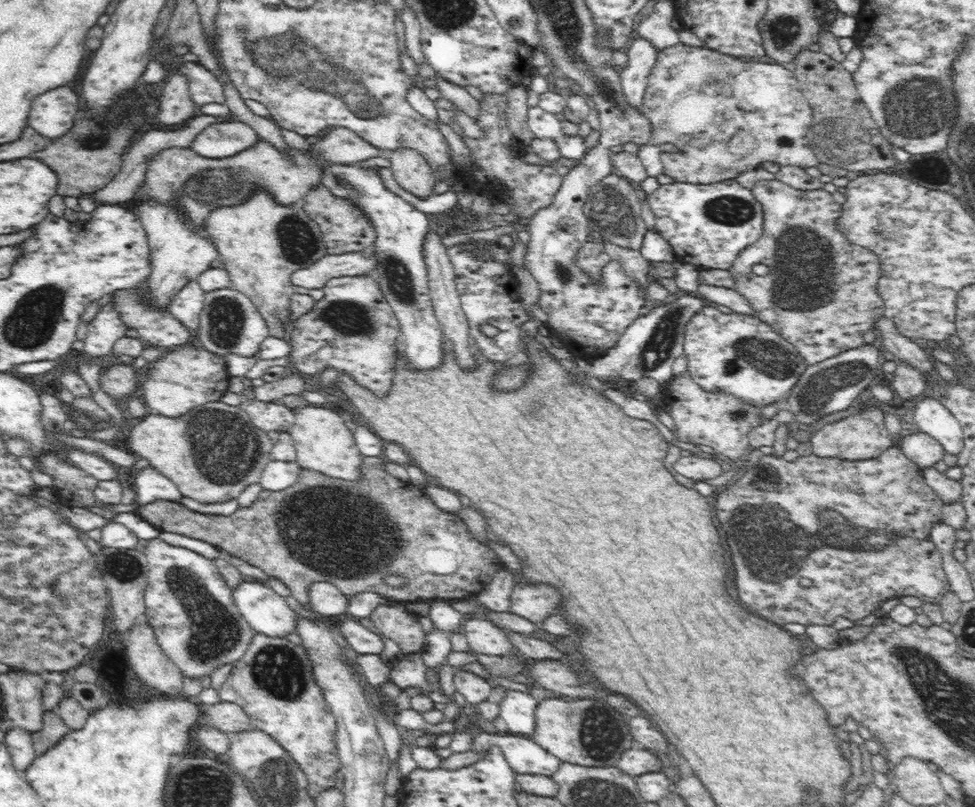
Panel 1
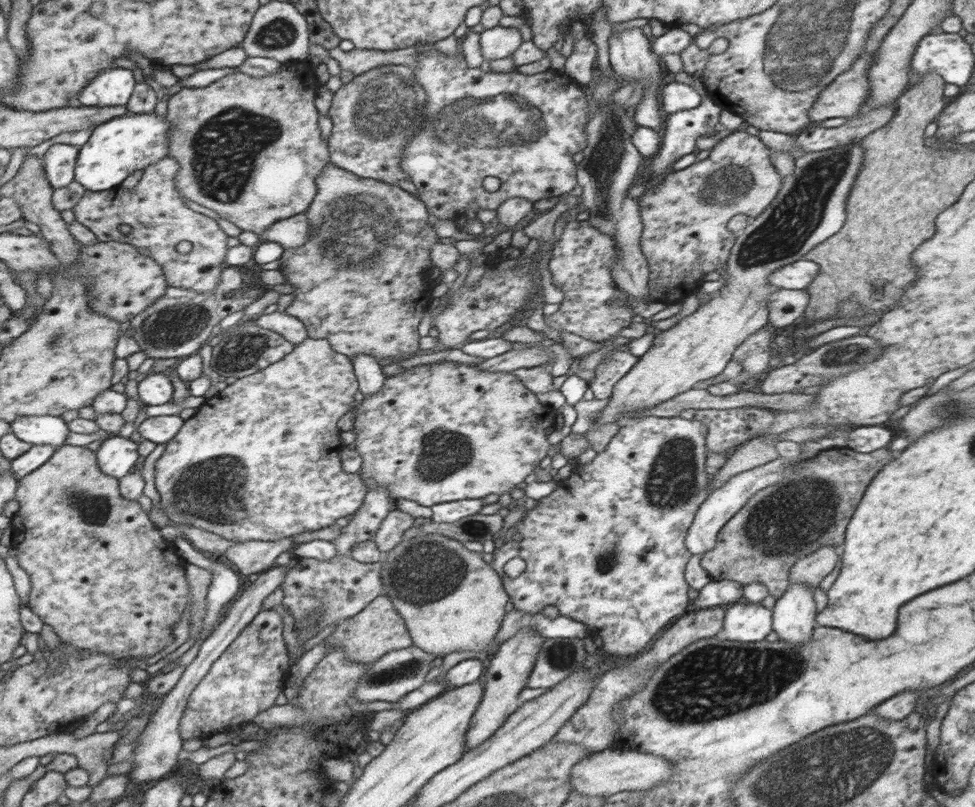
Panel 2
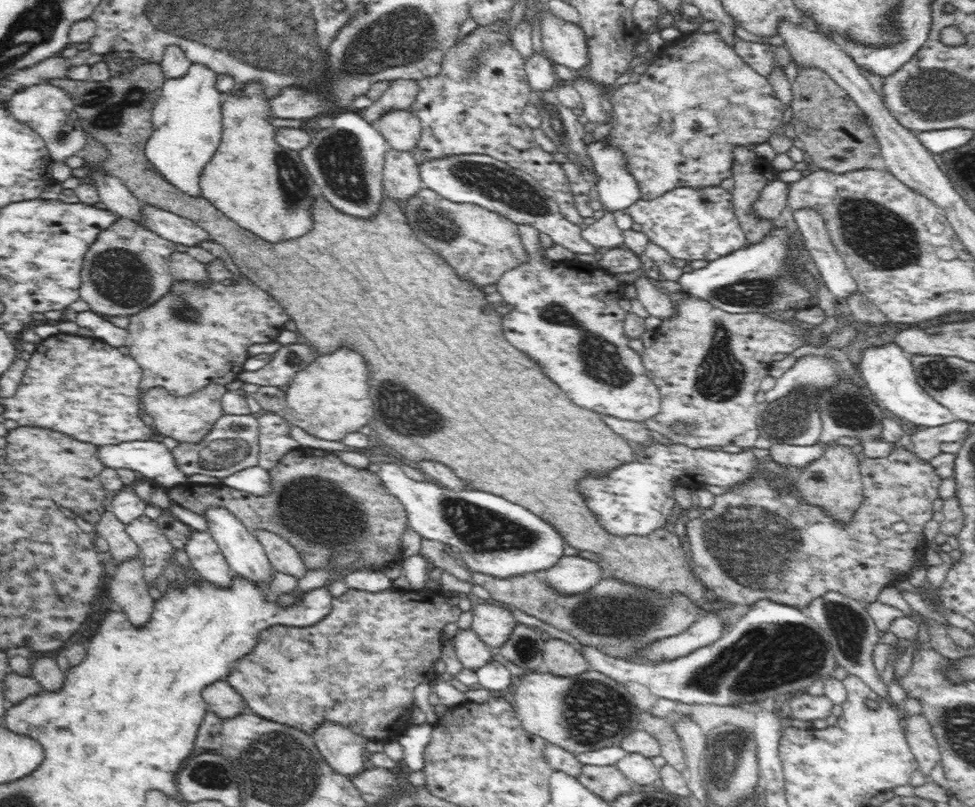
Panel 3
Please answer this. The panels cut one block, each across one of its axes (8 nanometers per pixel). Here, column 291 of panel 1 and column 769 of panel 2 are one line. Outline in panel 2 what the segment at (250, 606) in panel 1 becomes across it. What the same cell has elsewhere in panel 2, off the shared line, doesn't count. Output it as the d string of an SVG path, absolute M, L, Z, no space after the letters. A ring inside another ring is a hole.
M734 603L725 610L722 629L726 639L743 643L758 642L772 633L772 610L762 604Z

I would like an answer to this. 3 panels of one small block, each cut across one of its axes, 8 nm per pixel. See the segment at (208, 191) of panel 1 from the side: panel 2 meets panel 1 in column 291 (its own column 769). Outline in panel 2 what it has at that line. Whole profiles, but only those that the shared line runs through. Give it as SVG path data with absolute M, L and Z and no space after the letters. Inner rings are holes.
M734 131L714 145L706 159L696 161L688 168L668 172L655 188L647 190L639 198L640 217L644 225L640 247L649 264L651 280L648 294L652 296L652 301L672 304L683 300L695 290L705 274L721 268L727 262L739 233L728 229L730 218L746 214L750 221L755 219L776 199L782 184L783 177L772 164L770 149L760 137Z

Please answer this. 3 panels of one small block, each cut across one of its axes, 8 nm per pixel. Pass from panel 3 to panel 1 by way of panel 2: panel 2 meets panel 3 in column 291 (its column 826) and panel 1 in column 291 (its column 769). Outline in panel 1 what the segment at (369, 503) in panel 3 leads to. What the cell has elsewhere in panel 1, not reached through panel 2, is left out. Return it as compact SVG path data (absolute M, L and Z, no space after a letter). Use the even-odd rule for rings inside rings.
M383 456L380 457L365 457L360 466L362 471L362 480L356 480L356 482L350 482L349 480L340 480L338 478L330 478L324 476L318 472L308 470L307 468L301 468L300 476L298 476L298 482L286 490L280 490L278 492L270 492L264 490L260 494L254 504L246 508L238 508L234 514L222 515L222 514L198 514L193 510L188 510L180 502L172 502L171 500L156 500L156 502L150 502L150 504L140 505L135 514L147 520L148 523L159 529L161 532L170 532L173 534L180 534L206 542L220 551L227 551L228 554L242 559L249 565L258 567L268 575L268 578L276 578L284 582L289 589L294 592L294 596L298 603L303 606L309 605L309 589L314 582L331 582L348 598L362 592L374 593L376 595L384 596L387 599L394 602L404 601L418 601L418 600L444 600L450 599L459 600L476 600L478 594L486 588L486 584L490 584L491 578L496 575L498 570L502 570L504 565L498 559L498 556L491 550L488 544L480 543L468 530L467 525L457 515L448 513L438 508L428 495L422 490L415 488L414 485L404 482L392 476L386 469L384 469L384 462L388 461ZM391 574L397 574L406 578L406 585L404 587L392 588L384 582L384 578Z

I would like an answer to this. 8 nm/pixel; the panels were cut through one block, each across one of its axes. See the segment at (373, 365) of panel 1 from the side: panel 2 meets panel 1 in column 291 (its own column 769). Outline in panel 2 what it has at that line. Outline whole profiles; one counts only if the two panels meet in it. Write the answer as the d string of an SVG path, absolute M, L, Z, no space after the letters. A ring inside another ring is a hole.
M771 324L763 330L748 336L746 340L734 352L732 359L742 363L742 370L751 373L755 377L766 375L771 370L770 358L773 355L773 332Z

